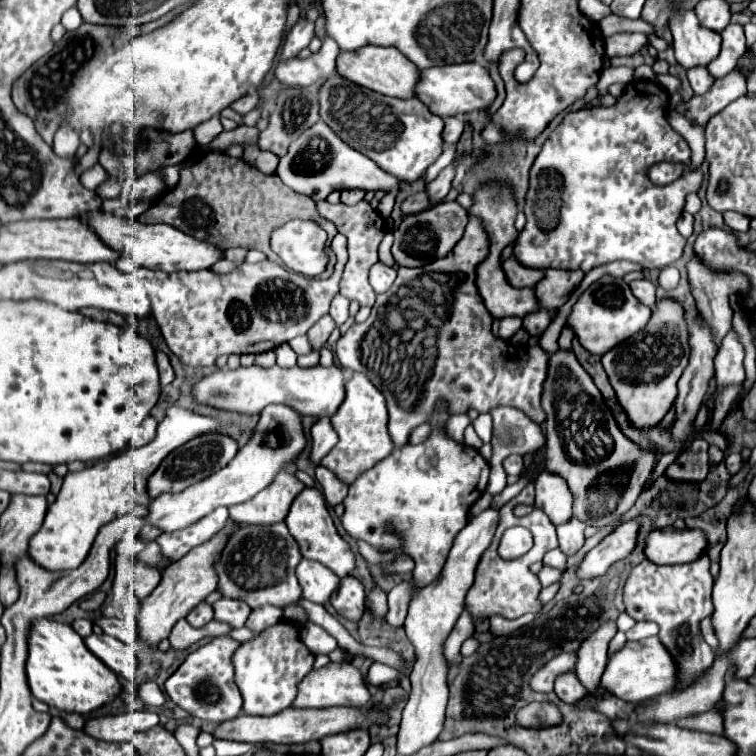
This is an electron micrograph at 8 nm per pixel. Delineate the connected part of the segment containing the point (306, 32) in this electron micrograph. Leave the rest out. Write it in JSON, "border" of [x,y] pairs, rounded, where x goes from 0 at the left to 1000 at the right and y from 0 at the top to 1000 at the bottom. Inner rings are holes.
{"border":[[[396,25],[390,30],[390,36],[382,41],[374,65],[372,65],[372,81],[382,81],[388,75],[396,73],[396,67],[401,67],[403,62],[409,62],[414,52],[414,30],[406,30],[403,25]]]}

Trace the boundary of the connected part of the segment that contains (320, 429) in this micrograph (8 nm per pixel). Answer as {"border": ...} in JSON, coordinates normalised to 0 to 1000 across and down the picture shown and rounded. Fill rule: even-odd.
{"border":[[[422,554],[414,567],[411,567],[411,578],[414,578],[414,591],[411,591],[411,610],[417,615],[425,615],[425,607],[438,597],[438,591],[446,586],[446,573],[440,570],[435,554]]]}

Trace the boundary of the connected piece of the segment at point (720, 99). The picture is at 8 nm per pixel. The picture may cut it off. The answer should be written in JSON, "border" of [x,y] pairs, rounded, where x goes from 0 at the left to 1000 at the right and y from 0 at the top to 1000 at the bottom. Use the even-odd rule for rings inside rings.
{"border":[[[972,91],[970,97],[946,104],[943,115],[933,126],[919,126],[909,136],[896,139],[893,147],[901,149],[917,168],[933,168],[943,152],[983,126],[988,126],[985,99]]]}

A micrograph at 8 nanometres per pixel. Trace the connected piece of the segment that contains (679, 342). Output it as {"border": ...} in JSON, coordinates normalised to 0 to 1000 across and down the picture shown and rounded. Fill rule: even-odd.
{"border":[[[880,396],[866,403],[864,419],[853,438],[832,446],[795,472],[816,530],[840,567],[851,570],[869,565],[890,538],[890,530],[896,525],[896,501],[901,499],[911,472],[909,448],[911,438],[909,427],[903,425],[901,403]]]}

